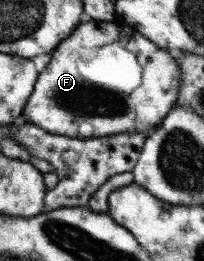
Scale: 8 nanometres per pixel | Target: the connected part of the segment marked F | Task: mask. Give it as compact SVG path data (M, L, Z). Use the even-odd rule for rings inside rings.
M88 18L79 22L50 53L50 62L37 73L32 92L21 114L27 118L28 124L37 126L48 134L70 138L89 139L132 131L146 131L149 134L175 106L180 82L180 67L172 52L158 48L136 30L124 27L120 22Z

